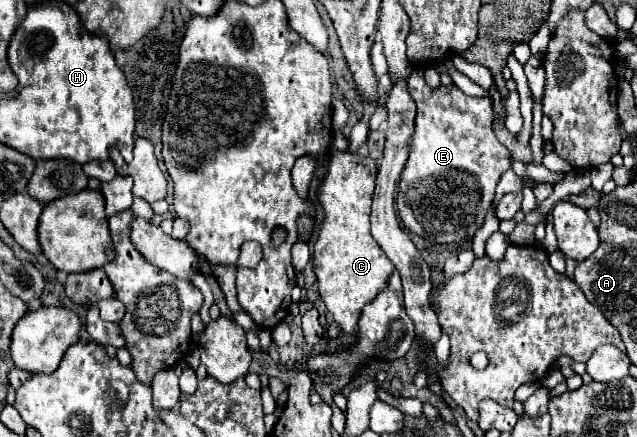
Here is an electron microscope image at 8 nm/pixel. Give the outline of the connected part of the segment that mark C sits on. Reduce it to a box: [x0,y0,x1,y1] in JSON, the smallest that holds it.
[313,151,395,333]

